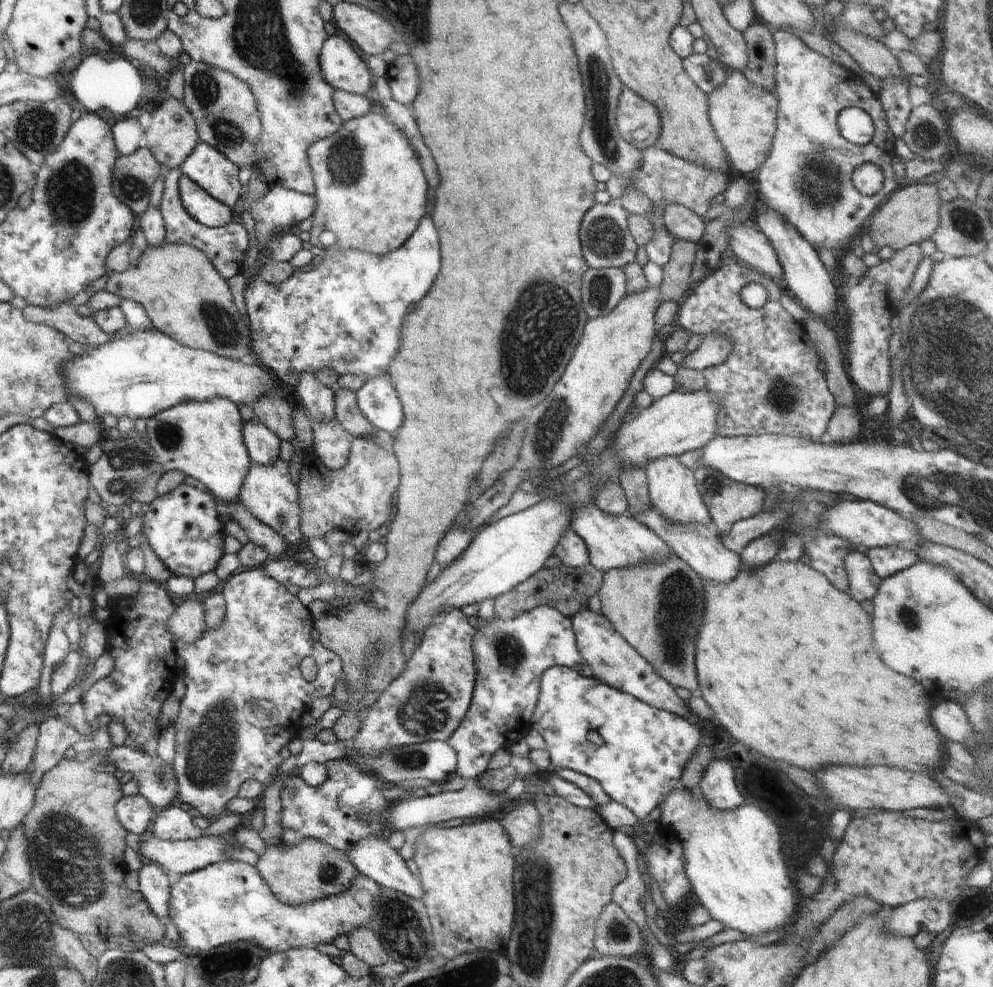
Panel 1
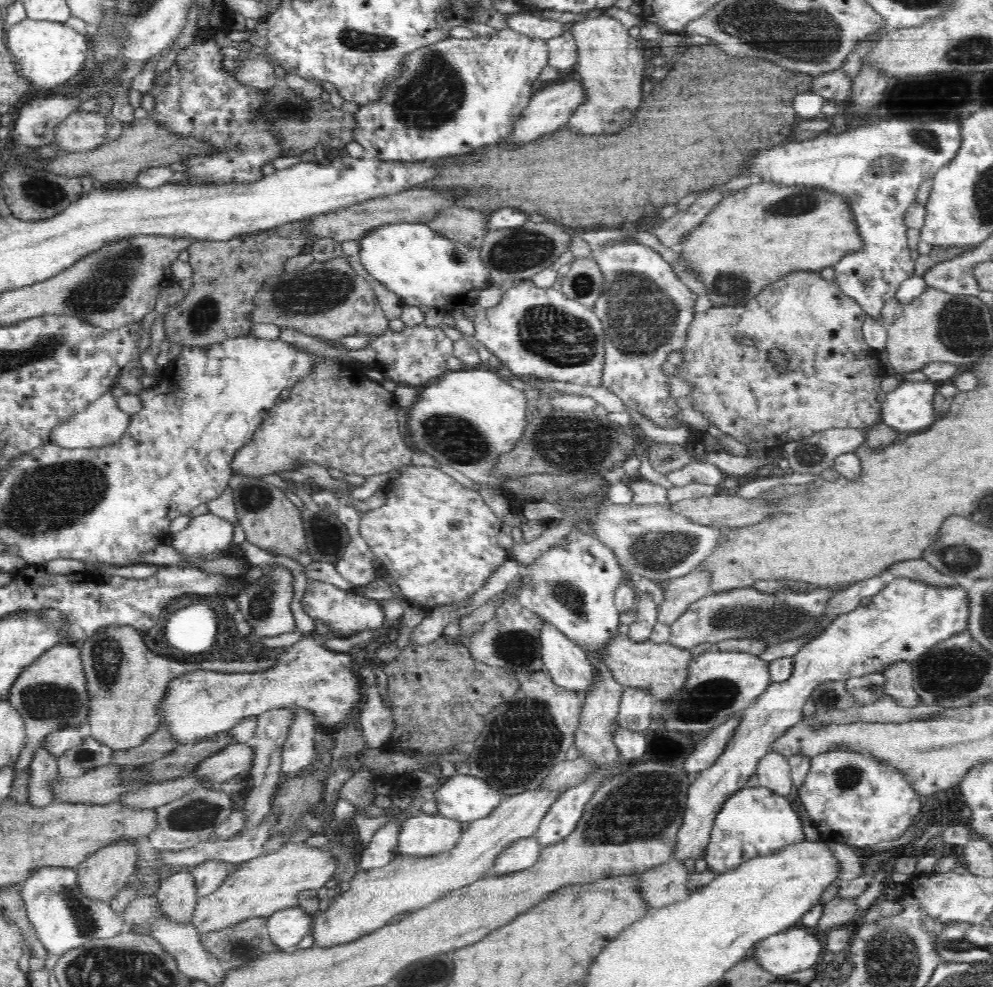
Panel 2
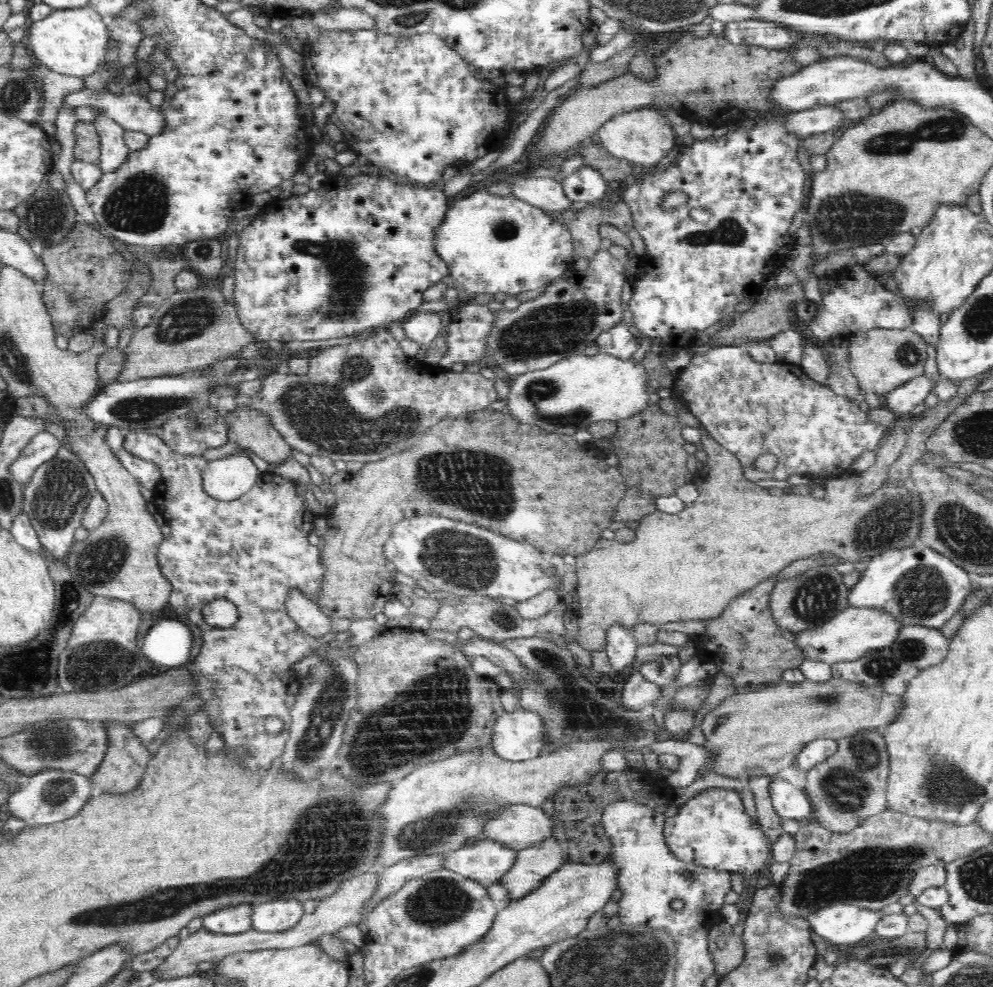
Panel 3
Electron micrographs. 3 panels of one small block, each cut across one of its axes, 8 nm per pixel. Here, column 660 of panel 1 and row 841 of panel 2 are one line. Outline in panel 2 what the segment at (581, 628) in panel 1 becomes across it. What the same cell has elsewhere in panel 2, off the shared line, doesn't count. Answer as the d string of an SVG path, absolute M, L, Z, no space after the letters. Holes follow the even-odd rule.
M894 578L878 594L872 596L870 604L865 607L858 606L850 612L838 615L830 622L828 628L822 630L793 656L792 675L785 681L770 683L766 690L743 710L742 718L724 752L710 768L702 770L695 776L687 792L683 822L674 844L673 858L683 862L687 858L696 860L705 856L714 820L718 812L722 810L724 802L735 792L747 786L750 776L756 773L759 759L772 752L774 740L778 740L778 736L782 736L790 726L799 724L803 720L804 703L811 698L811 692L816 687L826 681L846 681L852 677L883 672L890 664L898 661L916 660L935 644L966 631L968 618L970 618L970 599L962 587L934 587L909 578Z

